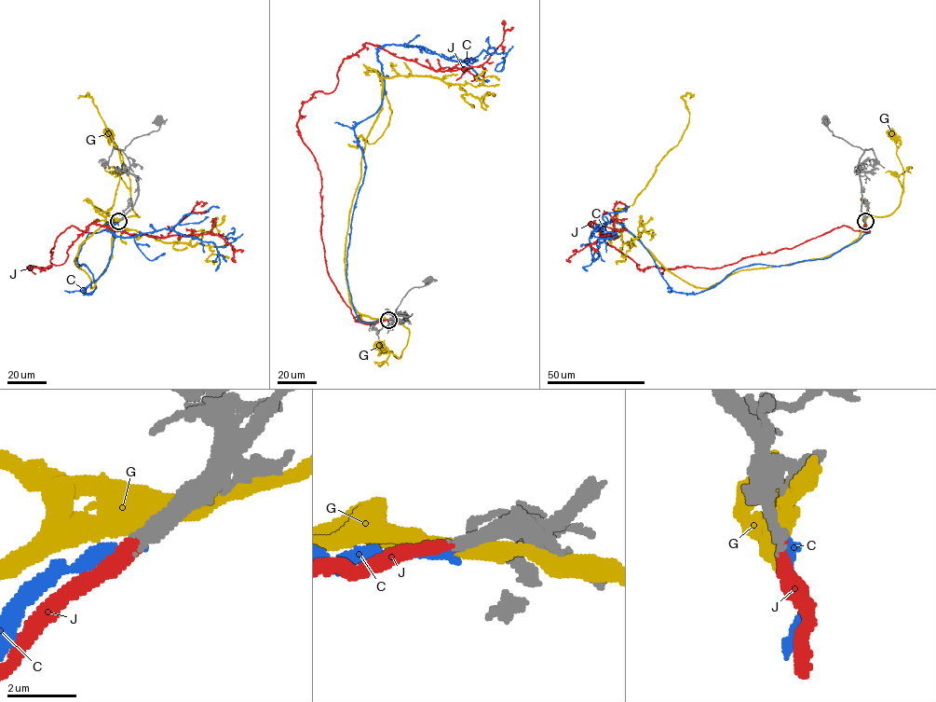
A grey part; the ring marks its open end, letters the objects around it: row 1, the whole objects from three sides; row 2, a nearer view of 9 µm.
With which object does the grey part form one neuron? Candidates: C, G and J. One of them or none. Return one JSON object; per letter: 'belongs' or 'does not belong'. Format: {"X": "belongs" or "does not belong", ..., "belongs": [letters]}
{"C": "does not belong", "G": "does not belong", "J": "belongs", "belongs": ["J"]}

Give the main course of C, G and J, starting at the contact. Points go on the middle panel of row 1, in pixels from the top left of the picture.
C: (388, 320), (362, 323), (346, 276), (377, 49), (501, 58)
G: (391, 319), (400, 322), (409, 333), (400, 357), (376, 345)
J: (388, 319), (357, 322), (329, 276), (301, 107), (366, 44), (456, 70), (482, 64), (506, 24)

